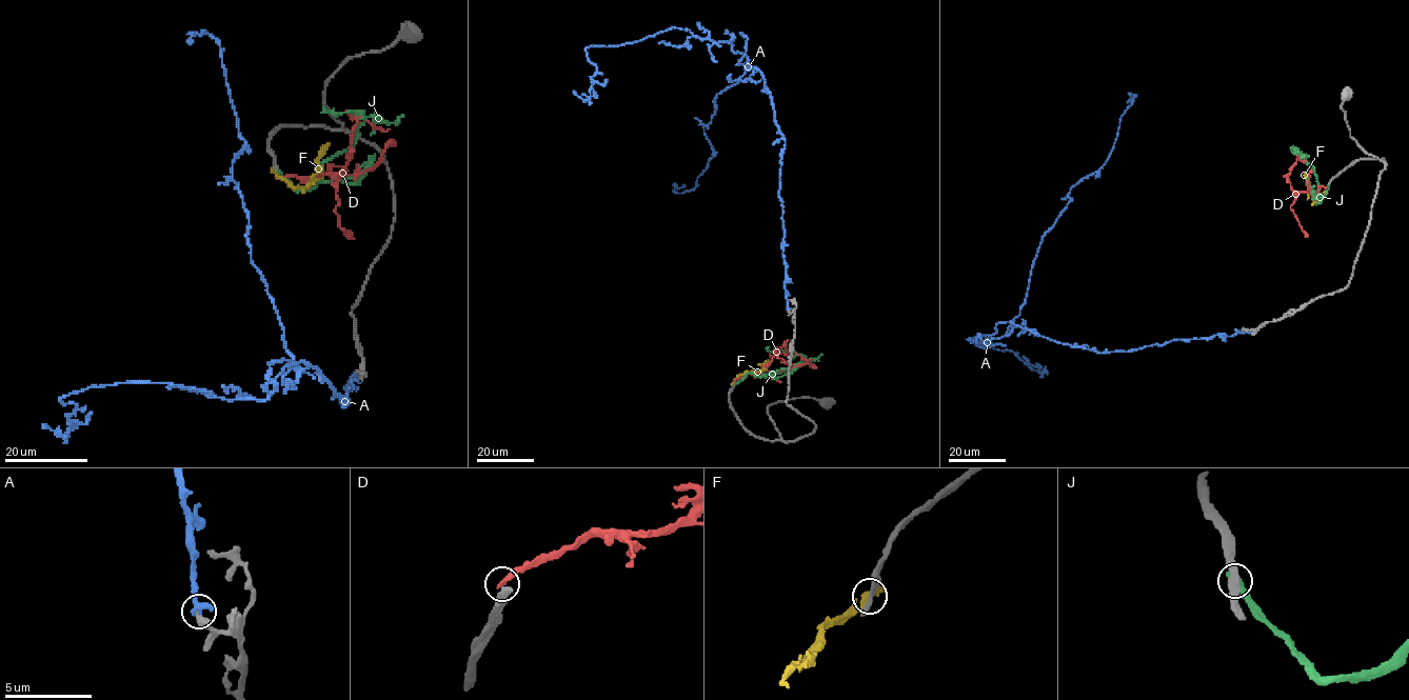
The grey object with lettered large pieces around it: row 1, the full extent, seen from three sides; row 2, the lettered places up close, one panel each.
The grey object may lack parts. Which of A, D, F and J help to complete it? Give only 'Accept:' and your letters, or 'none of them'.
Accept: A

